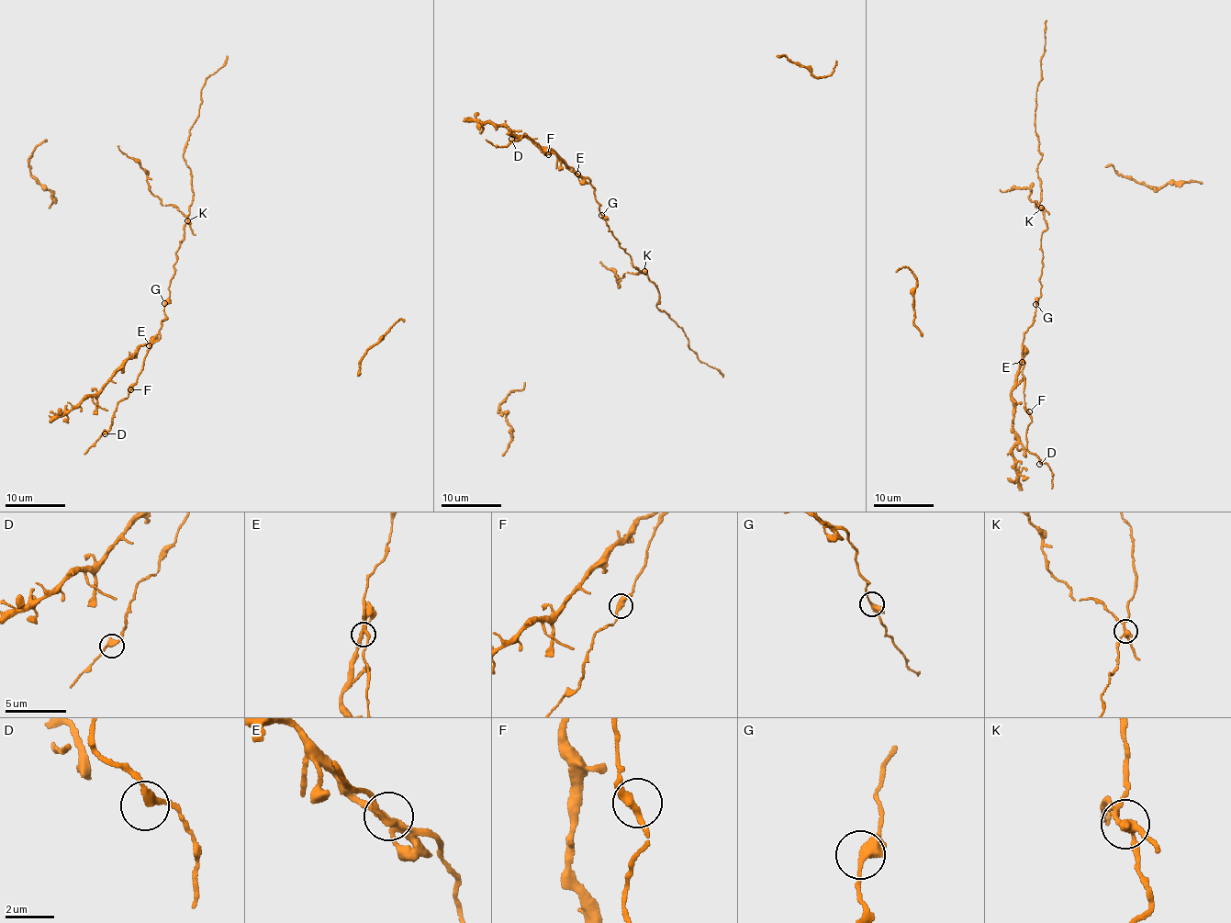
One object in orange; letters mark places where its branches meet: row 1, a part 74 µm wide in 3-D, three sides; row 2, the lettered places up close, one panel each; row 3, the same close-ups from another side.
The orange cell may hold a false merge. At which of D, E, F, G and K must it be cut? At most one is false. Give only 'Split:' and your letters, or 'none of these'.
Split: K

